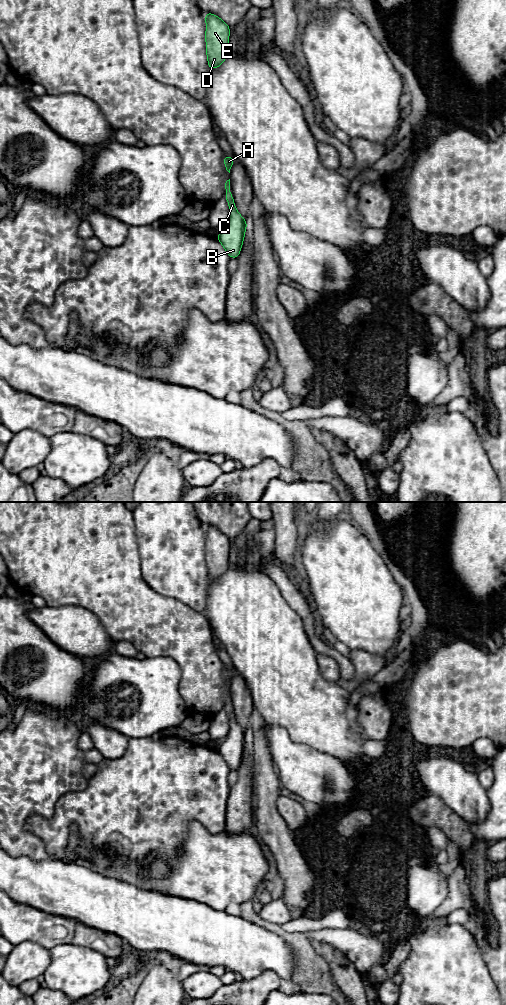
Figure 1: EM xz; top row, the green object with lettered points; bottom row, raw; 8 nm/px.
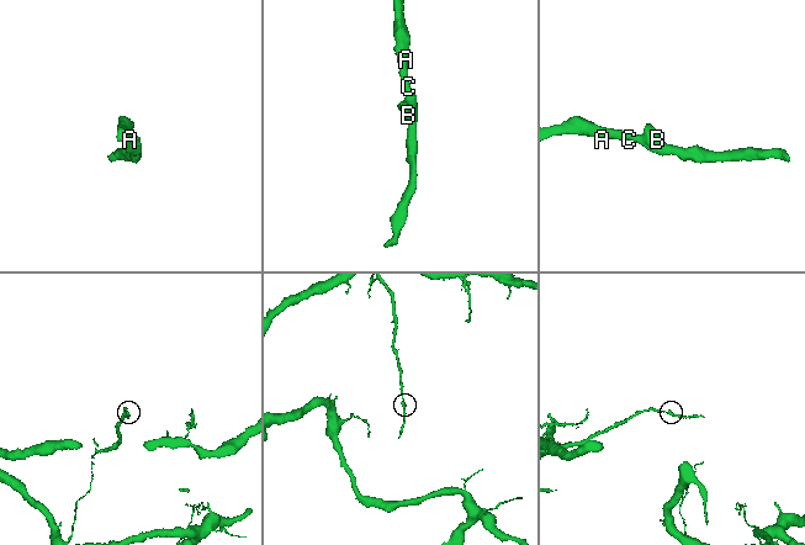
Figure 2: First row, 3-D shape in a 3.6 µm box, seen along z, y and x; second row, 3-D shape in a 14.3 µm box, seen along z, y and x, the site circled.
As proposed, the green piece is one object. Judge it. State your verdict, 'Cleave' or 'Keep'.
Keep

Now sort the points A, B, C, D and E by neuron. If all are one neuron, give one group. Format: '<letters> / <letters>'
A B C D E

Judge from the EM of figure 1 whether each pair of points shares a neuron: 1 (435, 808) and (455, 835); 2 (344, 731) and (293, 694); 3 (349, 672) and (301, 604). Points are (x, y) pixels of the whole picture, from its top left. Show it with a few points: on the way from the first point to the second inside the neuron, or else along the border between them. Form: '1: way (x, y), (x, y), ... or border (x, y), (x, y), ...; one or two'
1: way (441, 815), (454, 828); one
2: way (331, 726), (306, 704); one
3: way (334, 654), (312, 635), (309, 622); one

